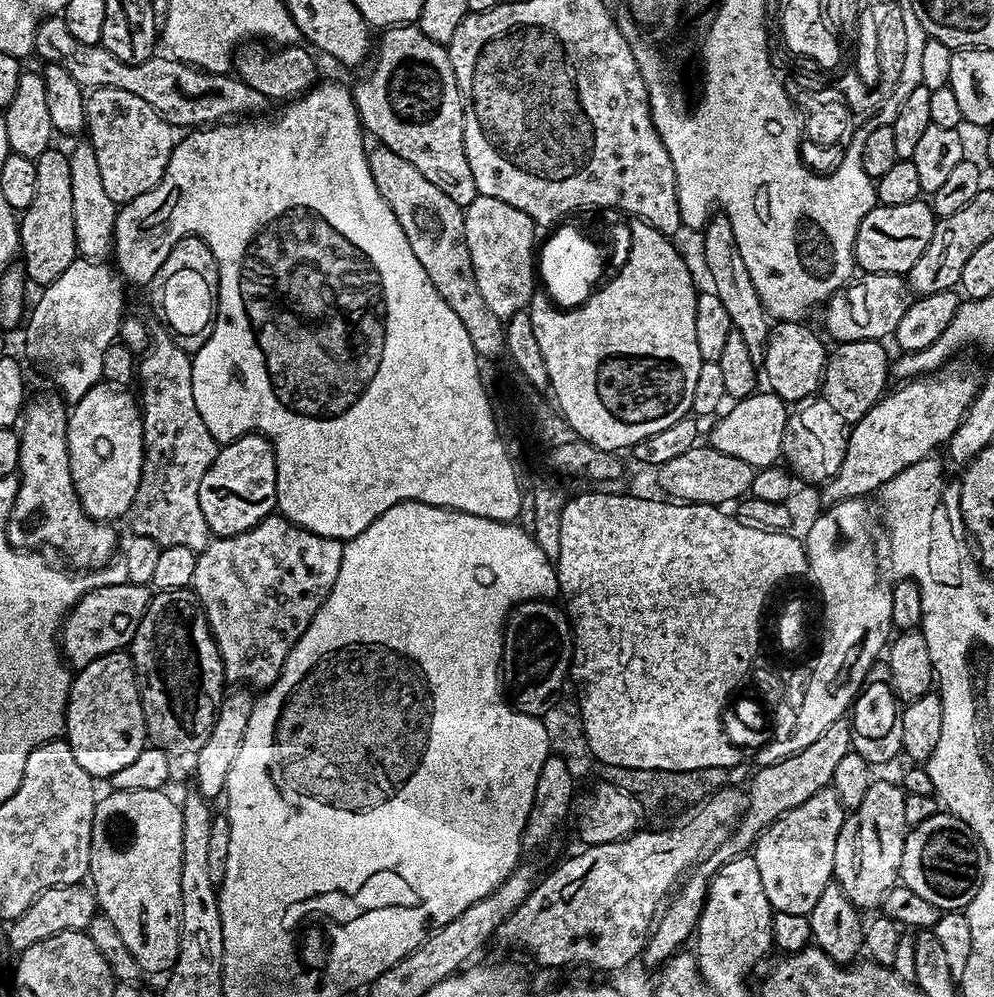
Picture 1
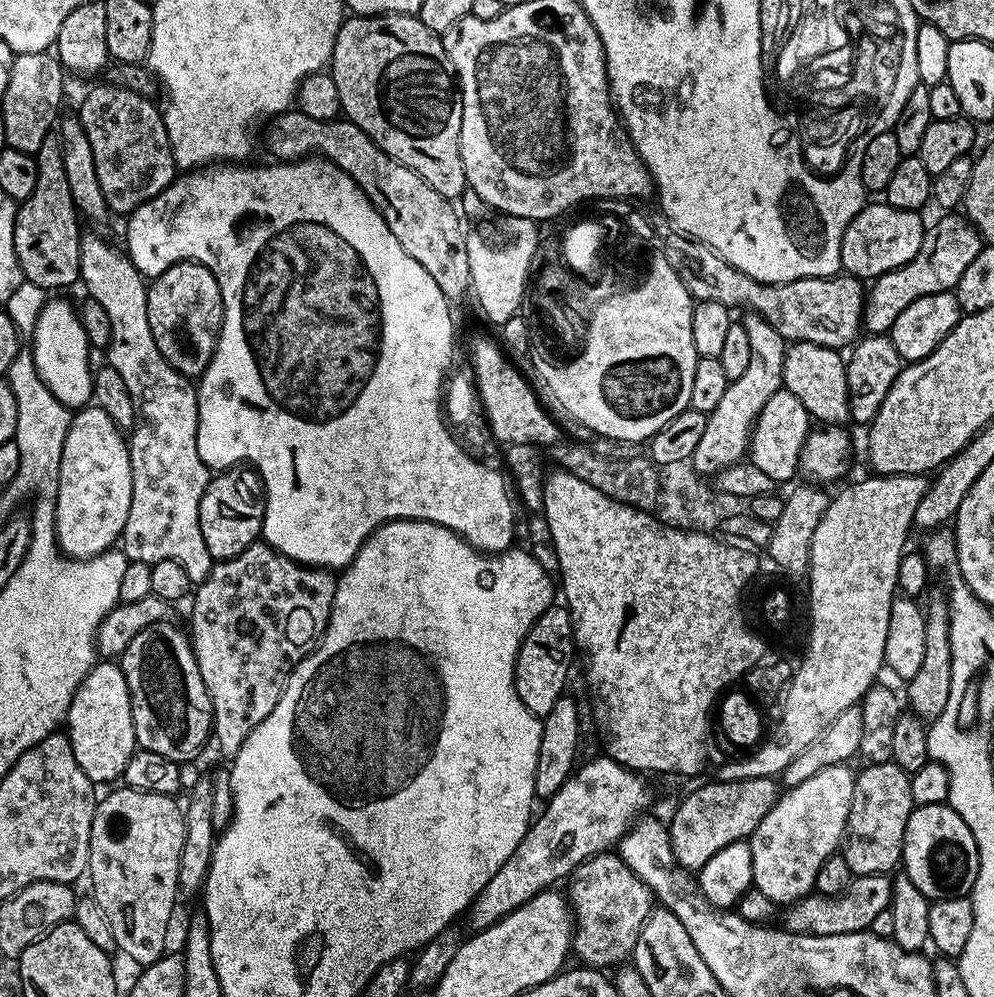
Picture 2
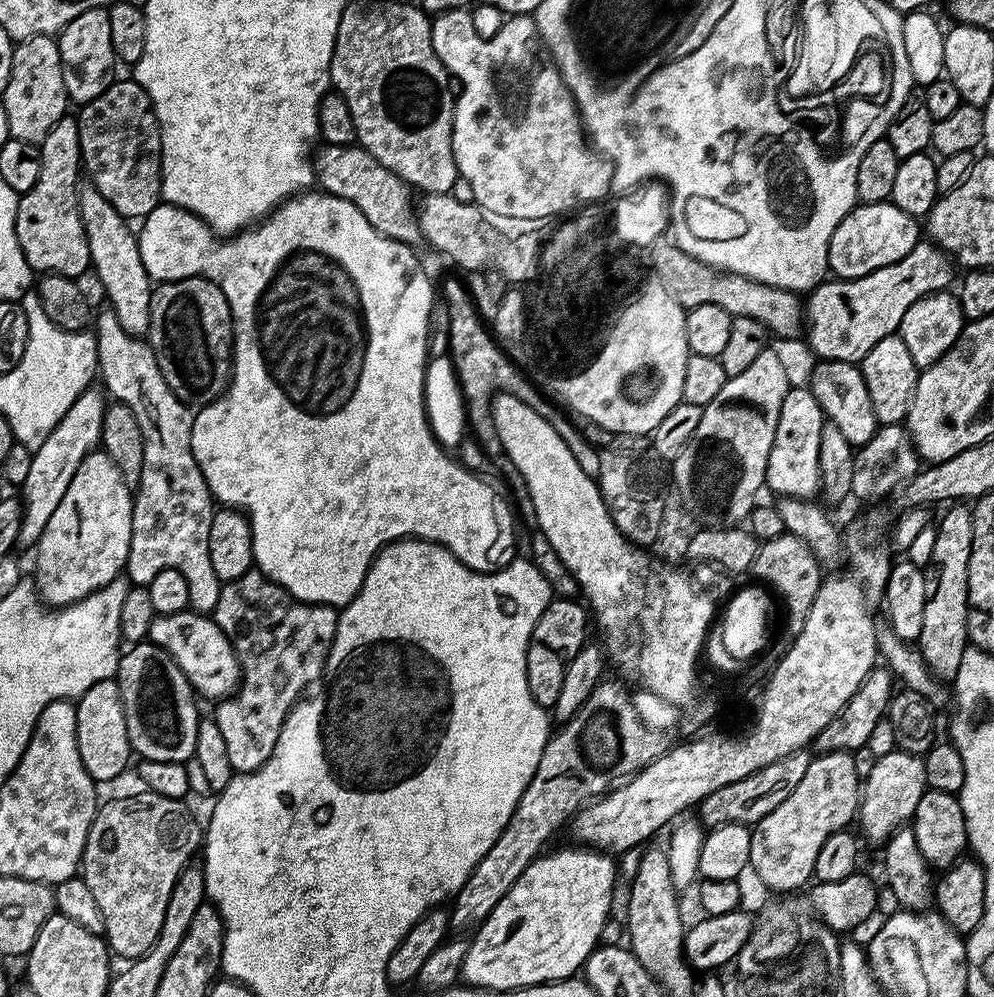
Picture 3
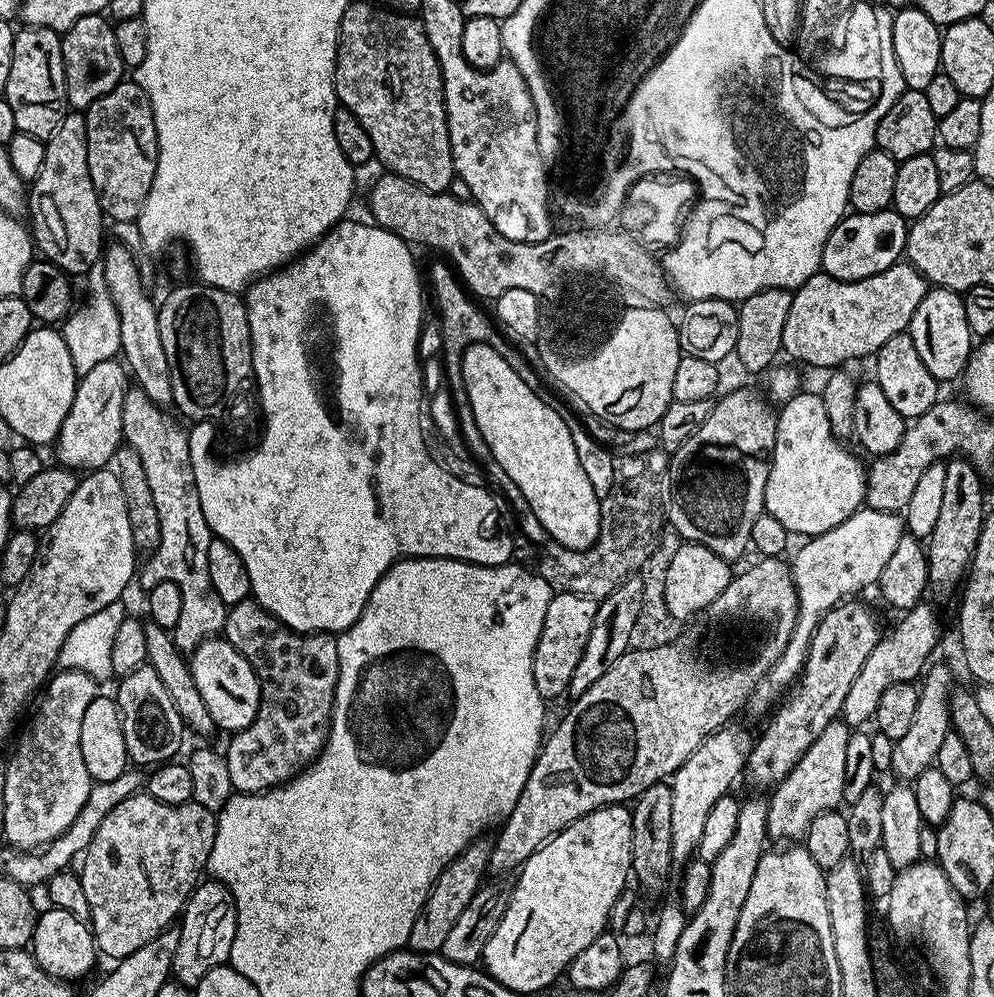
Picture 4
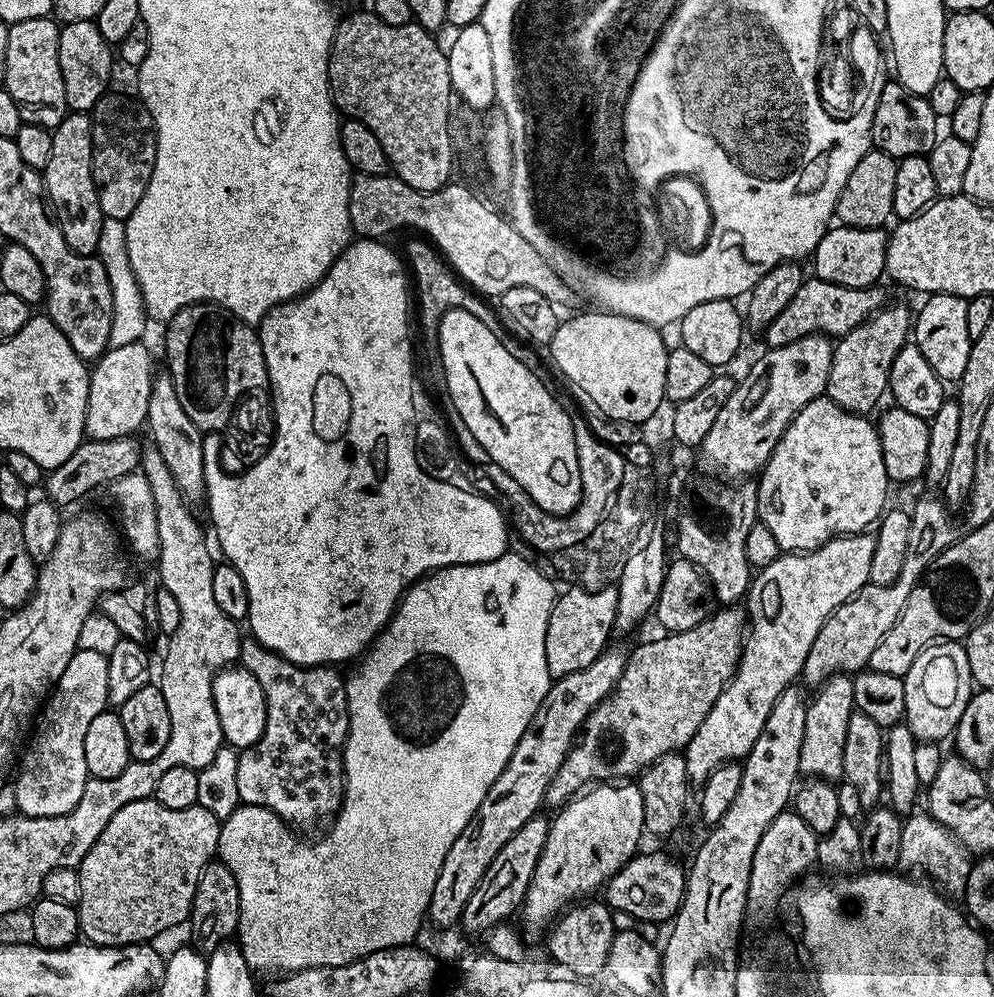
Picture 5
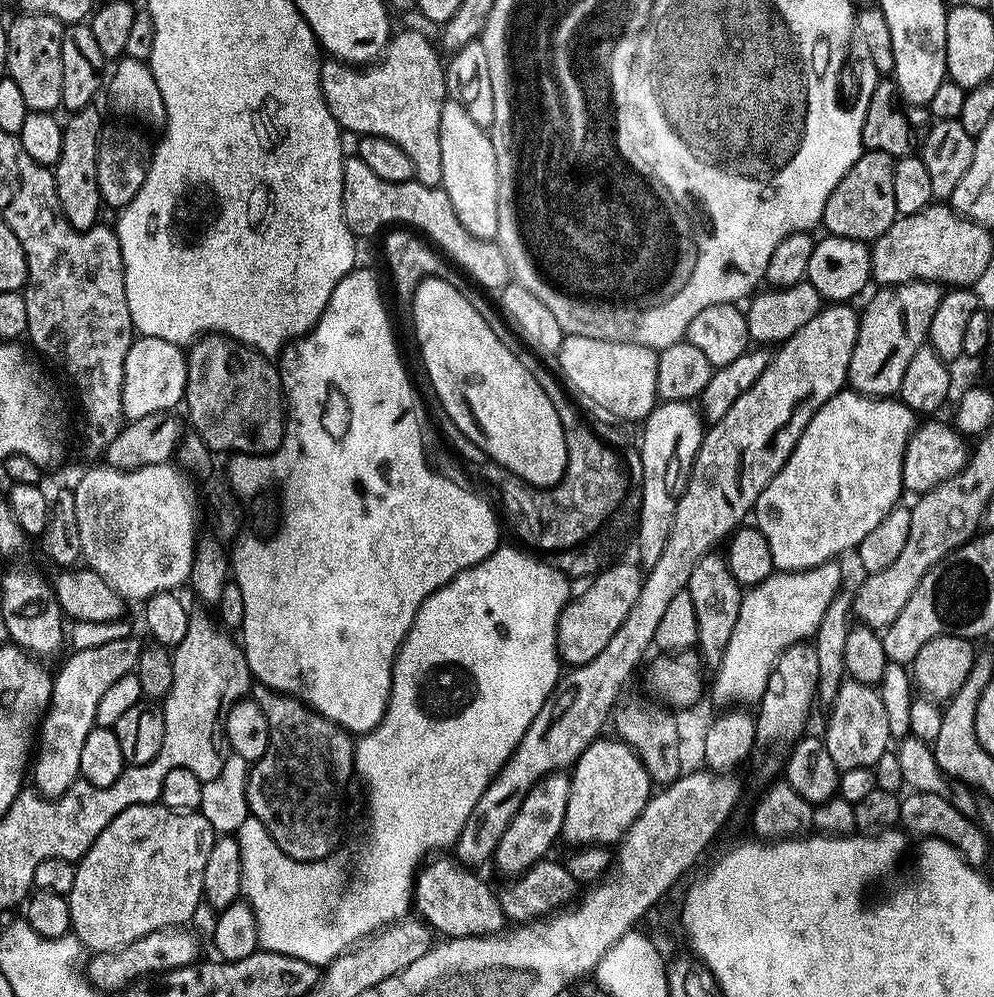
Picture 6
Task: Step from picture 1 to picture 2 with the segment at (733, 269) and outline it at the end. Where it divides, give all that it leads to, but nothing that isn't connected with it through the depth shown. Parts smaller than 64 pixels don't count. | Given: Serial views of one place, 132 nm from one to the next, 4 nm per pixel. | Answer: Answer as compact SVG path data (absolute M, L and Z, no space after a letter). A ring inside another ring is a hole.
M748 312L743 317L742 323L750 341L750 363L746 371L737 380L731 381L725 396L714 406L714 410L708 413L706 431L702 433L702 439L692 455L693 466L701 477L715 477L723 468L729 468L732 464L739 464L745 459L750 448L752 427L756 419L760 417L762 406L770 402L770 397L783 388L782 366L786 342L770 322L766 322L757 312Z

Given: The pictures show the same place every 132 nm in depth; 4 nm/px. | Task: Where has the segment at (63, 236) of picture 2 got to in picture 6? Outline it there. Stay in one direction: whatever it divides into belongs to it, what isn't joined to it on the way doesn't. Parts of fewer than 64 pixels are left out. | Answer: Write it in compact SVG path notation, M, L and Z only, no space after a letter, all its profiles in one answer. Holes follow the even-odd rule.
M89 106L71 113L64 124L62 154L54 165L58 202L66 222L80 232L94 227L101 219L102 201L98 190L98 138L102 121L96 106Z

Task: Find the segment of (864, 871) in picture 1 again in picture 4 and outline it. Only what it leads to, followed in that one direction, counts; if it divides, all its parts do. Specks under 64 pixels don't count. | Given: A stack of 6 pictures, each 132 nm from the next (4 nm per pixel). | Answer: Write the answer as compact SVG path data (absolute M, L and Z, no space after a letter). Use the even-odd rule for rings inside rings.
M934 664L923 673L922 679L919 681L918 710L914 713L914 722L911 724L910 730L906 730L906 734L902 734L902 738L895 740L892 745L894 758L890 772L891 775L896 775L896 778L904 782L915 781L916 777L921 776L926 769L935 765L938 750L950 731L948 697L954 691L952 672L944 664Z

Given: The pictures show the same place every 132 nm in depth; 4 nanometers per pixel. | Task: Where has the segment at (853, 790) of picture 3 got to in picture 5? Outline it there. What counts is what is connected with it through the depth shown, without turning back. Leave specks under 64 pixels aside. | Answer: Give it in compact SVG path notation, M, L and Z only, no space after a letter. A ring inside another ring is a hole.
M837 674L815 689L816 697L807 701L806 730L802 734L800 771L805 777L836 782L843 777L842 746L846 746L846 726L856 711L854 682L848 674Z

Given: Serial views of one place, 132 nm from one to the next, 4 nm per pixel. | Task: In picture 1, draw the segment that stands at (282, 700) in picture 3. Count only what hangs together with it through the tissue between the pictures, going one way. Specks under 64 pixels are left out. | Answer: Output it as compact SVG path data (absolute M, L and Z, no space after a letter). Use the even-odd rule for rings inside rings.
M279 514L267 516L262 522L258 522L258 526L254 526L242 534L217 536L209 539L208 545L203 552L196 557L194 578L190 587L196 593L196 599L200 601L201 608L204 609L204 617L208 619L208 628L212 632L214 642L218 646L218 654L224 667L224 679L229 685L251 686L253 689L260 688L259 690L266 690L280 677L280 671L290 654L290 650L298 642L298 638L302 638L302 634L310 626L314 614L318 614L318 610L324 605L326 598L332 592L334 582L338 578L338 570L342 566L344 545L345 541L335 540L329 536L319 536L310 530L299 528L299 526L291 524L287 518Z

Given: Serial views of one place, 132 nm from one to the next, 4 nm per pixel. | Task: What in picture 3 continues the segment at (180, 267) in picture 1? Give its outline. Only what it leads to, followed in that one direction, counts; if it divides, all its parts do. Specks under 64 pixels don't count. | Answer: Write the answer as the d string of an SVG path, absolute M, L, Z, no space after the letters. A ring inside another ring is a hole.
M191 276L157 283L152 290L146 339L158 358L166 386L182 403L211 404L228 389L232 378L232 315L226 294L213 280Z

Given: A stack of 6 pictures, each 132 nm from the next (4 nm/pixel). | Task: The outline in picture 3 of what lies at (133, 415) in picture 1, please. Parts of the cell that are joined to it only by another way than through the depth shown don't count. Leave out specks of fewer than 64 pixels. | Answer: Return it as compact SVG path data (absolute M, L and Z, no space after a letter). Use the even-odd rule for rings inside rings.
M103 450L91 452L78 466L78 472L66 486L62 502L54 510L42 538L36 543L36 580L34 587L43 603L48 606L75 604L102 586L106 586L115 576L125 571L130 550L130 530L132 529L133 493L124 484L123 476L110 457Z

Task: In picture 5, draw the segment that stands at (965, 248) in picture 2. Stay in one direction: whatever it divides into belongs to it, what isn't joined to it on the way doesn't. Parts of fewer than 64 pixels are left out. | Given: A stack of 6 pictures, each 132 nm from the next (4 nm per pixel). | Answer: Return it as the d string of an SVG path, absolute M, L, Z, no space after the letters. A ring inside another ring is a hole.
M808 278L805 279L802 286L798 286L798 294L794 294L794 298L790 298L786 310L782 310L782 314L778 314L778 318L774 318L774 322L770 322L770 326L764 329L762 336L763 339L768 339L768 342L766 342L768 348L790 346L790 342L798 342L798 338L806 338L817 334L829 338L839 338L850 330L854 330L854 326L866 322L874 313L885 307L885 304L886 299L884 300L884 292L880 289L880 286L847 288L846 286L831 284L819 278Z

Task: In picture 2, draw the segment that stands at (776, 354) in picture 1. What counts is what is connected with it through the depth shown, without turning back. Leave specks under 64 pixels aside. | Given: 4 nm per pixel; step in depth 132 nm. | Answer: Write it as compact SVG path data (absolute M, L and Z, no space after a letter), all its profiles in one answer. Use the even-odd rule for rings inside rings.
M792 342L787 345L782 366L784 388L806 406L809 417L813 421L821 420L821 425L847 425L850 417L848 414L848 387L846 386L846 360L837 349L818 346L814 342Z

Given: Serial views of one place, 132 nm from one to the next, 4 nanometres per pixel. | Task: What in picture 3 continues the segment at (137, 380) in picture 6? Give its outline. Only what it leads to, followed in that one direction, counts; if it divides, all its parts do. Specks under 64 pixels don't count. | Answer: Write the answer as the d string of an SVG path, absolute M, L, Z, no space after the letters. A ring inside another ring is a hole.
M96 386L88 388L76 399L74 406L66 410L62 422L50 430L50 438L46 438L42 446L34 449L30 470L26 473L26 482L22 486L24 513L16 538L20 548L35 549L36 543L42 538L42 530L46 530L46 522L50 522L58 502L62 502L62 494L66 494L66 486L70 486L74 474L78 472L78 466L91 452L97 451L101 443L105 407L105 393Z

